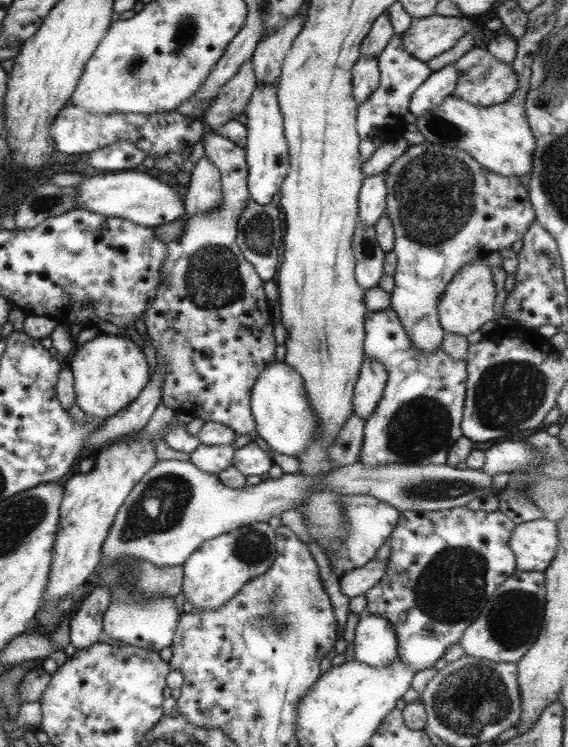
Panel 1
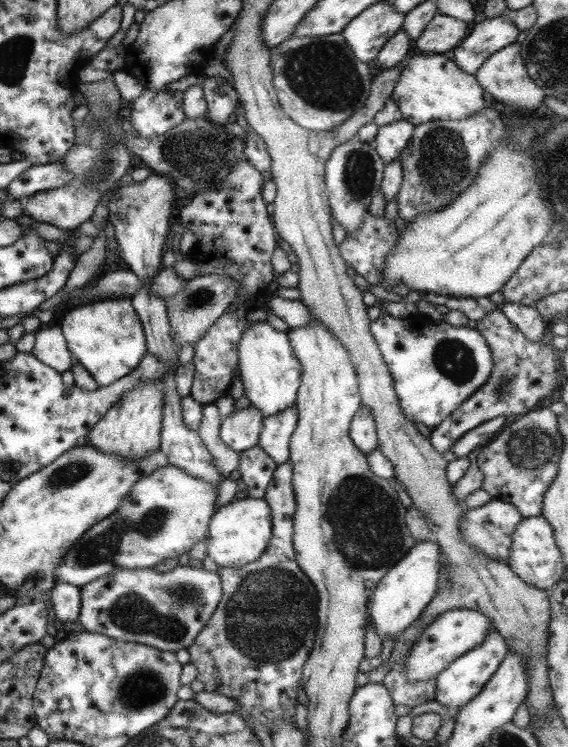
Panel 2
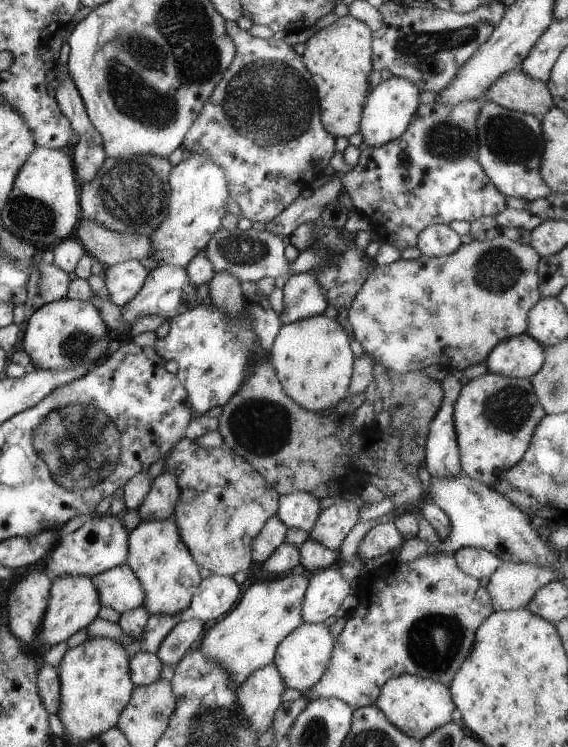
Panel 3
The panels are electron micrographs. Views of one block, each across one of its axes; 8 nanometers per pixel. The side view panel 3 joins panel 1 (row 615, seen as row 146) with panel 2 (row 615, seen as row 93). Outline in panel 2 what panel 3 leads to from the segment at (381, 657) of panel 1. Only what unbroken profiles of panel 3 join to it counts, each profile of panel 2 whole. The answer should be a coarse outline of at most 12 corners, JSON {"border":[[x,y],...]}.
{"border":[[422,539],[368,600],[381,640],[396,640],[436,595],[441,550]]}

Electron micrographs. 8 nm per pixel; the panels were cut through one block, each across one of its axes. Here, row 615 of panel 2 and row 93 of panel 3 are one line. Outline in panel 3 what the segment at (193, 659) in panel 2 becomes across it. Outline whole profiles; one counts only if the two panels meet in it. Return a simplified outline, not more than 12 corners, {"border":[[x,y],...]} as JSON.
{"border":[[293,46],[234,60],[180,147],[267,224],[336,153]]}

